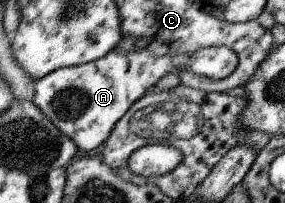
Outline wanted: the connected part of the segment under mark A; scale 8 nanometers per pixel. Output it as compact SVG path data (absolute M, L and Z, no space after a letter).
M146 45L127 55L117 54L113 50L102 59L63 67L38 79L32 100L59 130L74 141L81 154L87 155L110 138L113 127L131 105L167 72L179 76L183 69L191 69L204 77L224 79L235 72L238 63L238 53L227 47L205 47L193 55L175 53L170 48L168 53L160 57L151 53Z

